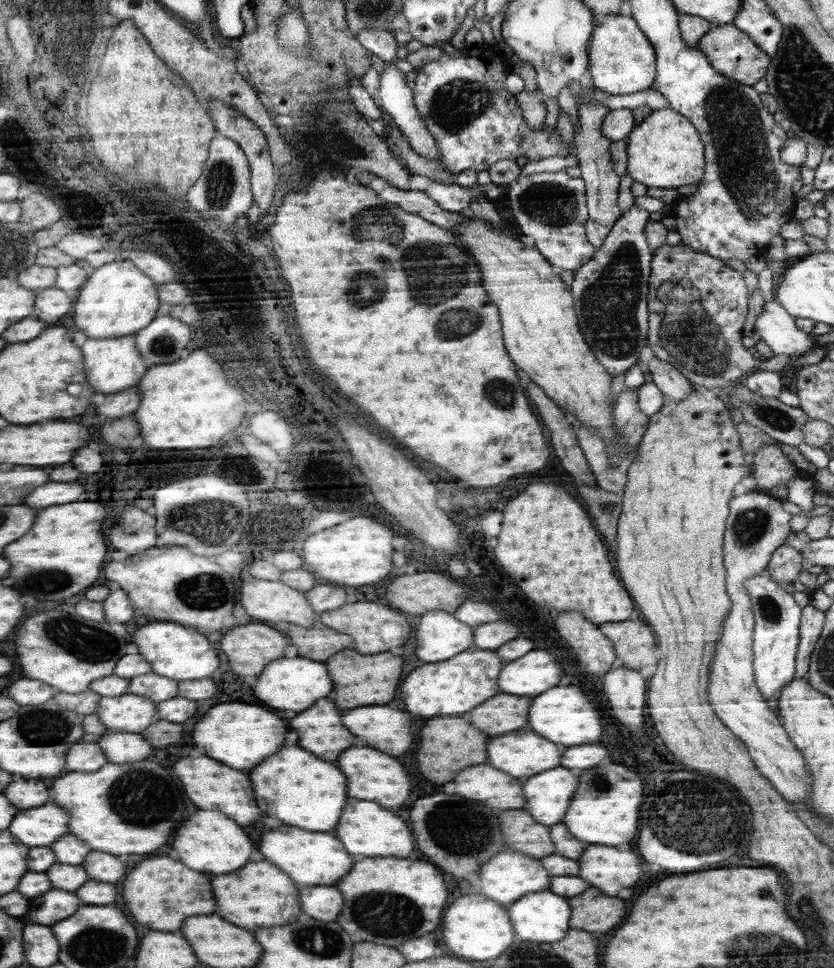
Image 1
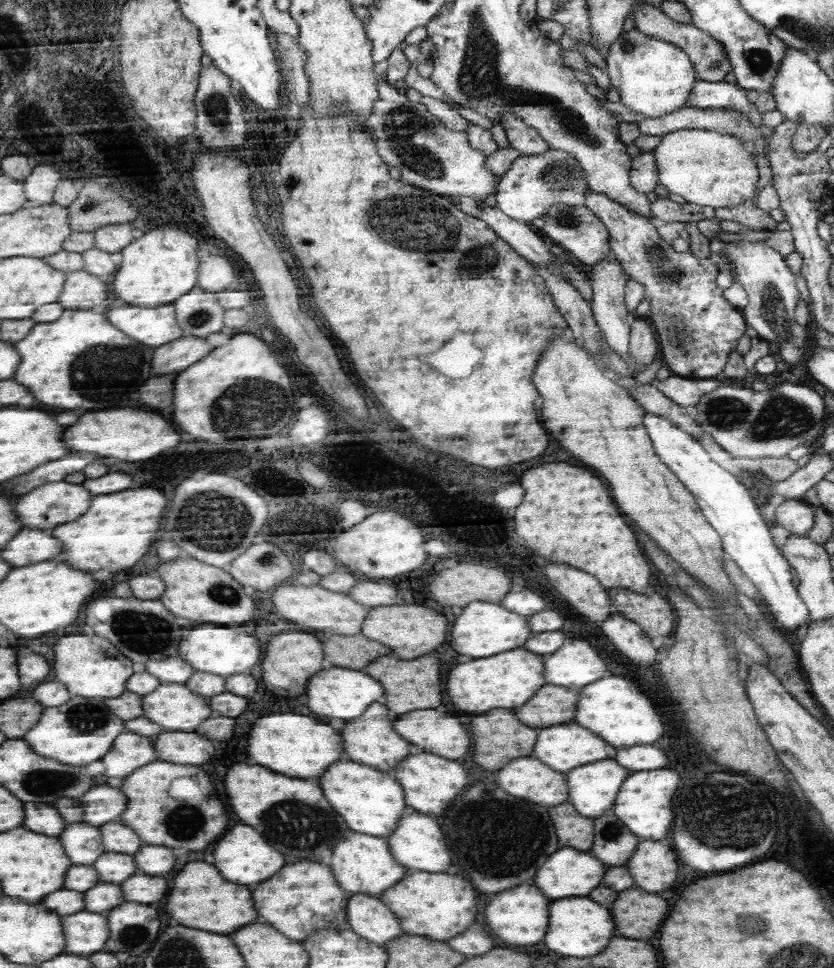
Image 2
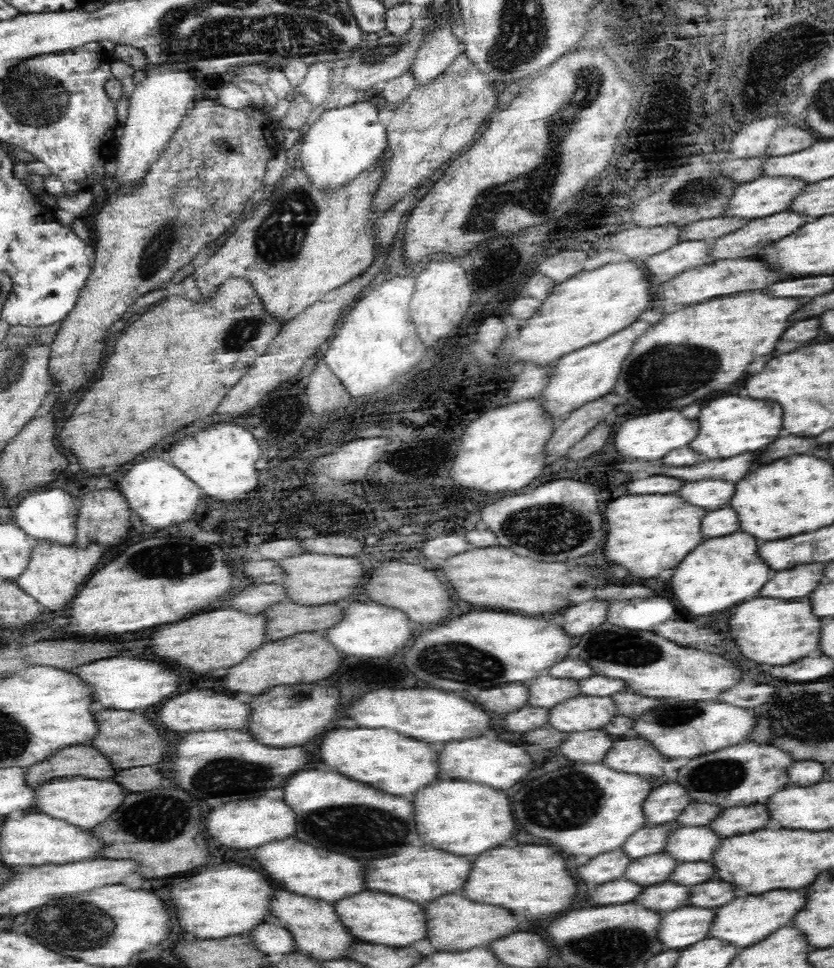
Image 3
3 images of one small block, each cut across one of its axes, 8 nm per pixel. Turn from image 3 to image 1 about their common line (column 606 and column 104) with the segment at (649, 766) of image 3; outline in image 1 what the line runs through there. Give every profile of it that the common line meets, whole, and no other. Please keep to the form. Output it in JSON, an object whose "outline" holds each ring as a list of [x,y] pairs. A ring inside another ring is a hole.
{"outline":[[[80,741],[67,751],[67,770],[74,772],[98,772],[109,763],[108,756],[97,742]]]}

